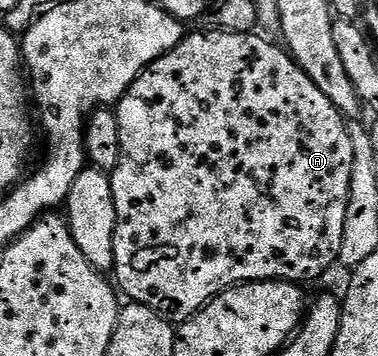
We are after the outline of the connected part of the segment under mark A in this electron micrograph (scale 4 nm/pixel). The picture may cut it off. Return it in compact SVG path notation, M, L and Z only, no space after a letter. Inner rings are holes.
M207 31L185 35L177 48L145 68L114 108L120 135L120 160L110 173L116 211L114 280L129 301L150 306L165 318L177 316L180 322L205 308L227 288L251 284L253 280L316 280L332 263L335 265L342 250L342 226L346 226L352 177L353 137L348 136L345 117L287 51L279 43L271 44L257 34Z

